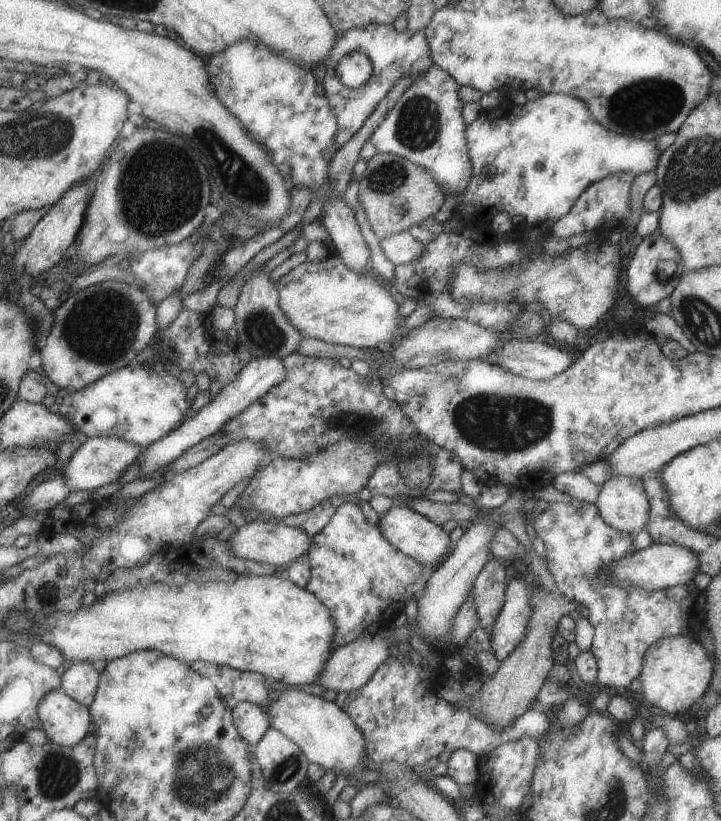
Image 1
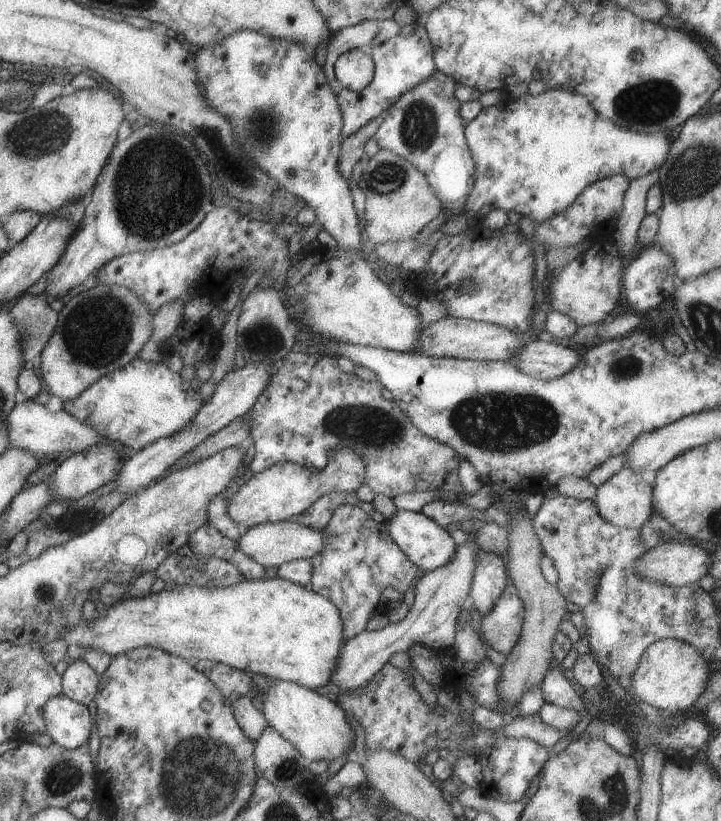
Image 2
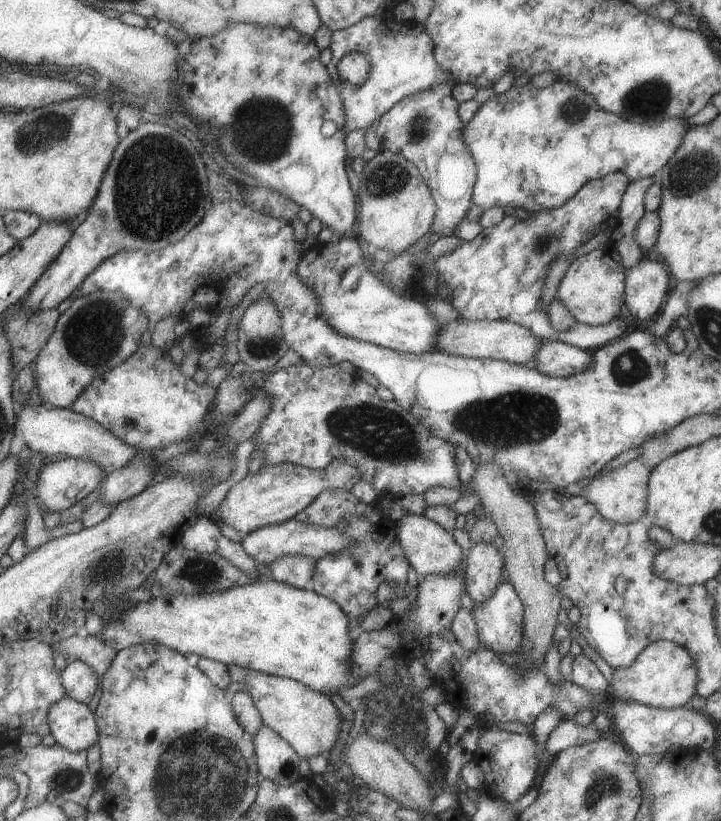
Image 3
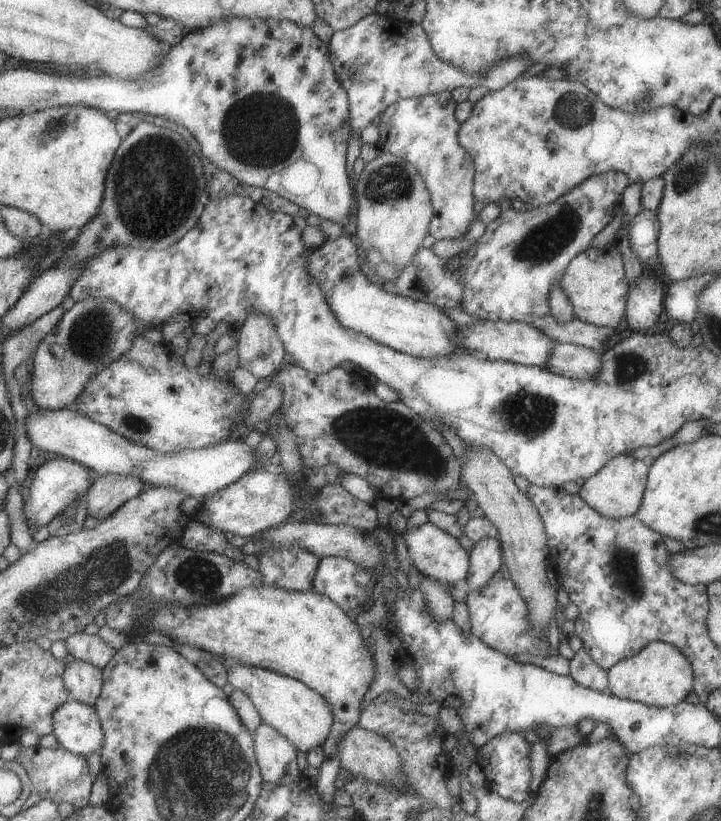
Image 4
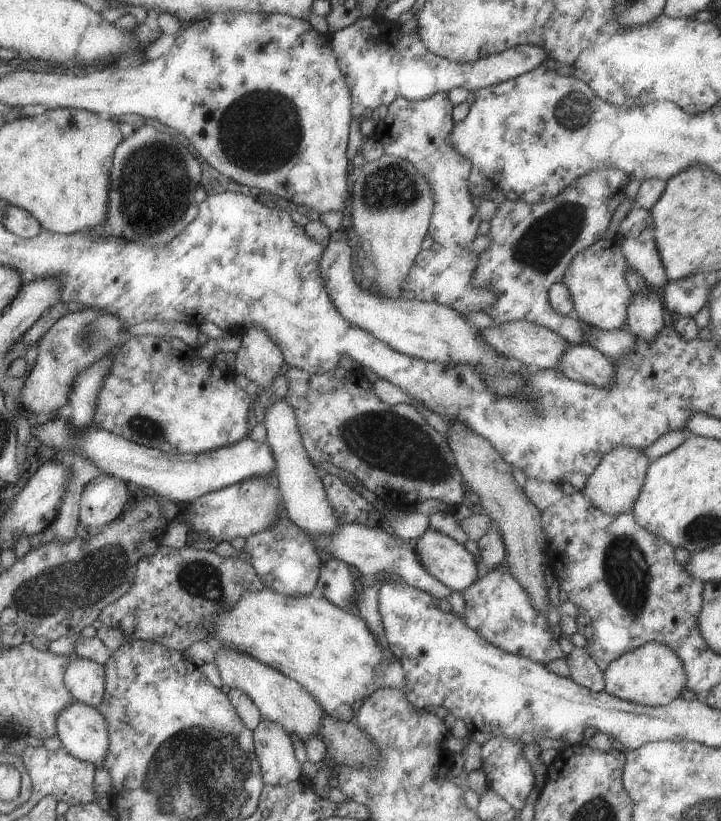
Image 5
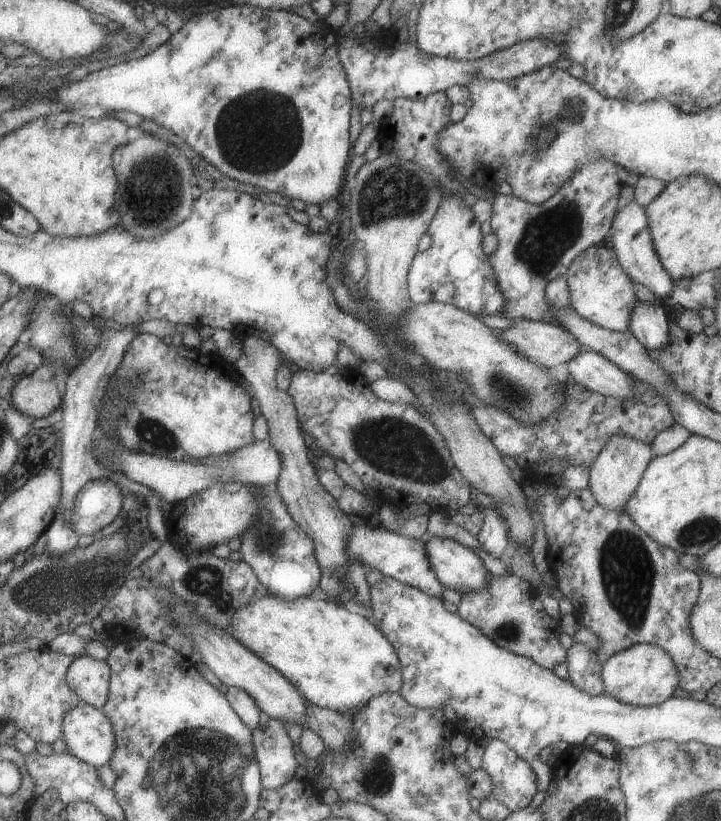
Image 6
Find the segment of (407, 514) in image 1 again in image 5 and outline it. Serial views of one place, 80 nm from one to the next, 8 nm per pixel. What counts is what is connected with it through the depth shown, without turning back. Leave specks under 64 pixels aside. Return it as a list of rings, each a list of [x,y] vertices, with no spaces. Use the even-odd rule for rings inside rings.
[[[428,527],[410,543],[421,566],[452,591],[459,591],[478,578],[475,557],[450,536]]]

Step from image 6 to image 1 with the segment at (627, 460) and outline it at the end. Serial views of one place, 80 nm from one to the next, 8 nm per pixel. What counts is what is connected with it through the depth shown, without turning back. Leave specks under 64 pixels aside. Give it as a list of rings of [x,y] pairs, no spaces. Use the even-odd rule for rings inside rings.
[[[614,476],[599,485],[596,507],[599,516],[615,530],[633,535],[650,517],[648,498],[641,481]]]

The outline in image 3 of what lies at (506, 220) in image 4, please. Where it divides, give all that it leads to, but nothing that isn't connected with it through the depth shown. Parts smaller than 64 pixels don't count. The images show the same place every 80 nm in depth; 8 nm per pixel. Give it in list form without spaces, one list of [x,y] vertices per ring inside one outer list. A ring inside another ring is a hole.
[[[620,172],[609,173],[604,177],[585,182],[560,207],[530,214],[525,222],[519,221],[515,215],[504,215],[501,222],[498,222],[495,226],[482,229],[472,240],[461,240],[457,248],[441,256],[434,257],[432,266],[438,274],[438,286],[448,289],[448,302],[461,319],[515,323],[529,330],[538,339],[543,341],[561,341],[565,344],[579,347],[581,350],[591,350],[593,352],[596,348],[611,342],[613,338],[619,338],[627,330],[627,326],[640,327],[631,316],[628,316],[625,320],[617,316],[602,325],[593,326],[576,323],[573,328],[567,331],[558,331],[548,324],[547,310],[545,310],[539,298],[541,286],[547,274],[547,267],[556,257],[569,254],[596,234],[601,234],[605,230],[610,231],[616,226],[621,197],[629,183],[629,177],[626,174]]]

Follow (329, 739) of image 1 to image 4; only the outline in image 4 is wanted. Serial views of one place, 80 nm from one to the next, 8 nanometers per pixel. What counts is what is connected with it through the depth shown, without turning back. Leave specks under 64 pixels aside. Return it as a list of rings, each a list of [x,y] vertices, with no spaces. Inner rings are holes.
[[[234,661],[225,662],[230,666],[229,673],[226,672],[226,681],[249,697],[263,723],[272,726],[296,751],[303,754],[315,747],[323,746],[333,719],[331,707],[320,694],[294,678]]]

